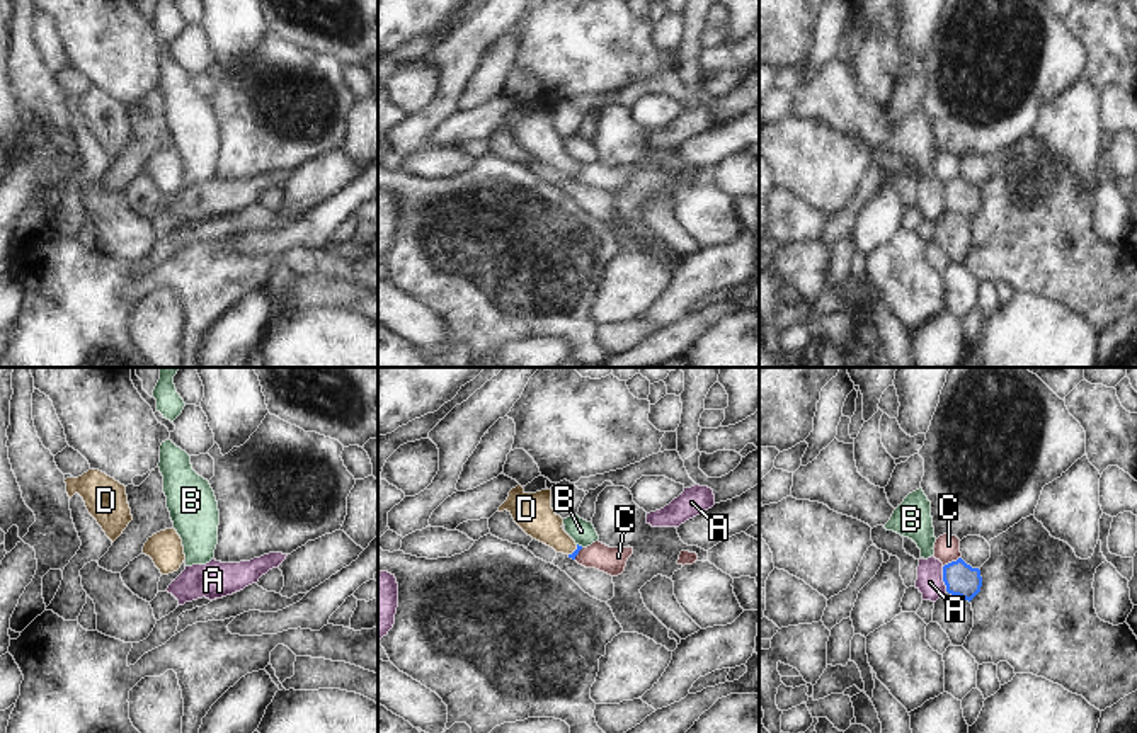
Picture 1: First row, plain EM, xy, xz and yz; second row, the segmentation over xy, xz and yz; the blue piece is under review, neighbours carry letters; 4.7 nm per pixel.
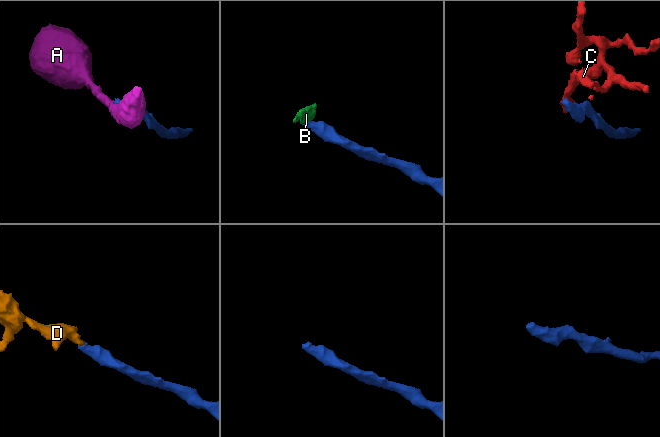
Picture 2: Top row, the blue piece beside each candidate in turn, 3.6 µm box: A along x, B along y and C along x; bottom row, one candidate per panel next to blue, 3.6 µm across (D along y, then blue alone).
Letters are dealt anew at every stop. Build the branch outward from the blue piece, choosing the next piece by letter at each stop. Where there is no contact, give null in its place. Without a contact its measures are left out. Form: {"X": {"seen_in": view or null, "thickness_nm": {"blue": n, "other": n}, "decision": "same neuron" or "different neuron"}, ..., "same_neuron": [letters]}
{"A": {"seen_in": "yz", "thickness_nm": {"blue": 160, "other": 130}, "decision": "different neuron"}, "B": {"seen_in": "xz", "thickness_nm": {"blue": 20, "other": 110}, "decision": "different neuron"}, "C": {"seen_in": "yz", "thickness_nm": {"blue": 160, "other": 130}, "decision": "different neuron"}, "D": {"seen_in": "xz", "thickness_nm": {"blue": 20, "other": 180}, "decision": "same neuron"}, "same_neuron": ["D"]}

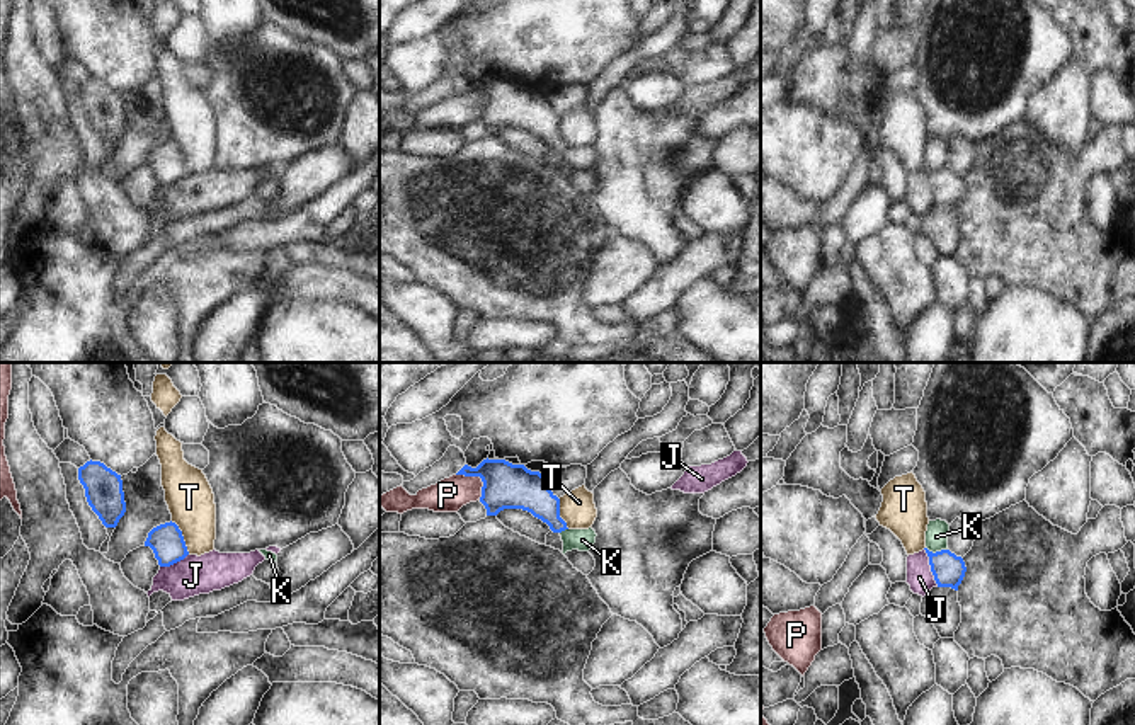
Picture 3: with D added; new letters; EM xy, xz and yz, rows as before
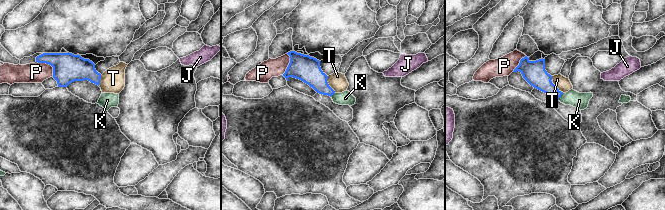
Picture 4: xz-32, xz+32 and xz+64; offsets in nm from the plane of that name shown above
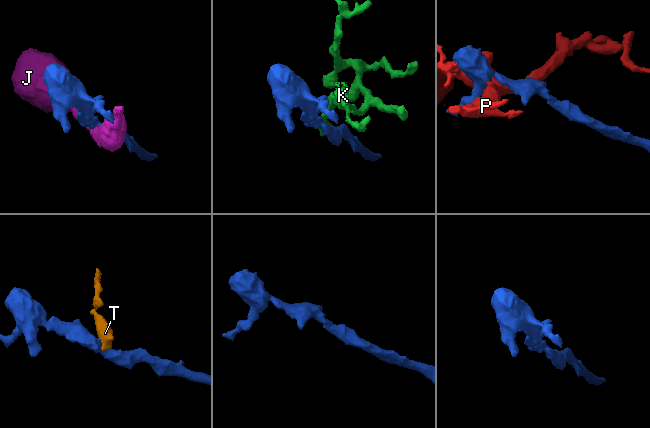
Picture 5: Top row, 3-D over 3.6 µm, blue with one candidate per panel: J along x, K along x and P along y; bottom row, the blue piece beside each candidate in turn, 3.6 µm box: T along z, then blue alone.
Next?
{"J": {"seen_in": "yz", "thickness_nm": {"blue": 150, "other": 120}, "decision": "different neuron"}, "K": {"seen_in": "yz", "thickness_nm": {"blue": 150, "other": 110}, "decision": "different neuron"}, "P": {"seen_in": "xz", "thickness_nm": {"blue": 220, "other": 160}, "decision": "different neuron"}, "T": {"seen_in": "xy", "thickness_nm": {"blue": 160, "other": 220}, "decision": "different neuron"}, "same_neuron": []}

